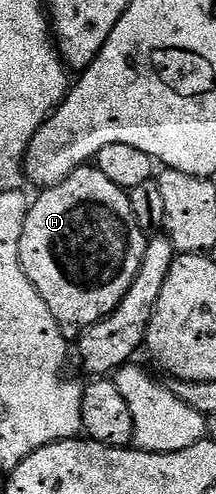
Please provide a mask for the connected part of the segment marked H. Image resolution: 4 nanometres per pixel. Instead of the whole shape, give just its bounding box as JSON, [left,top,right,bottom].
[20,164,147,331]

